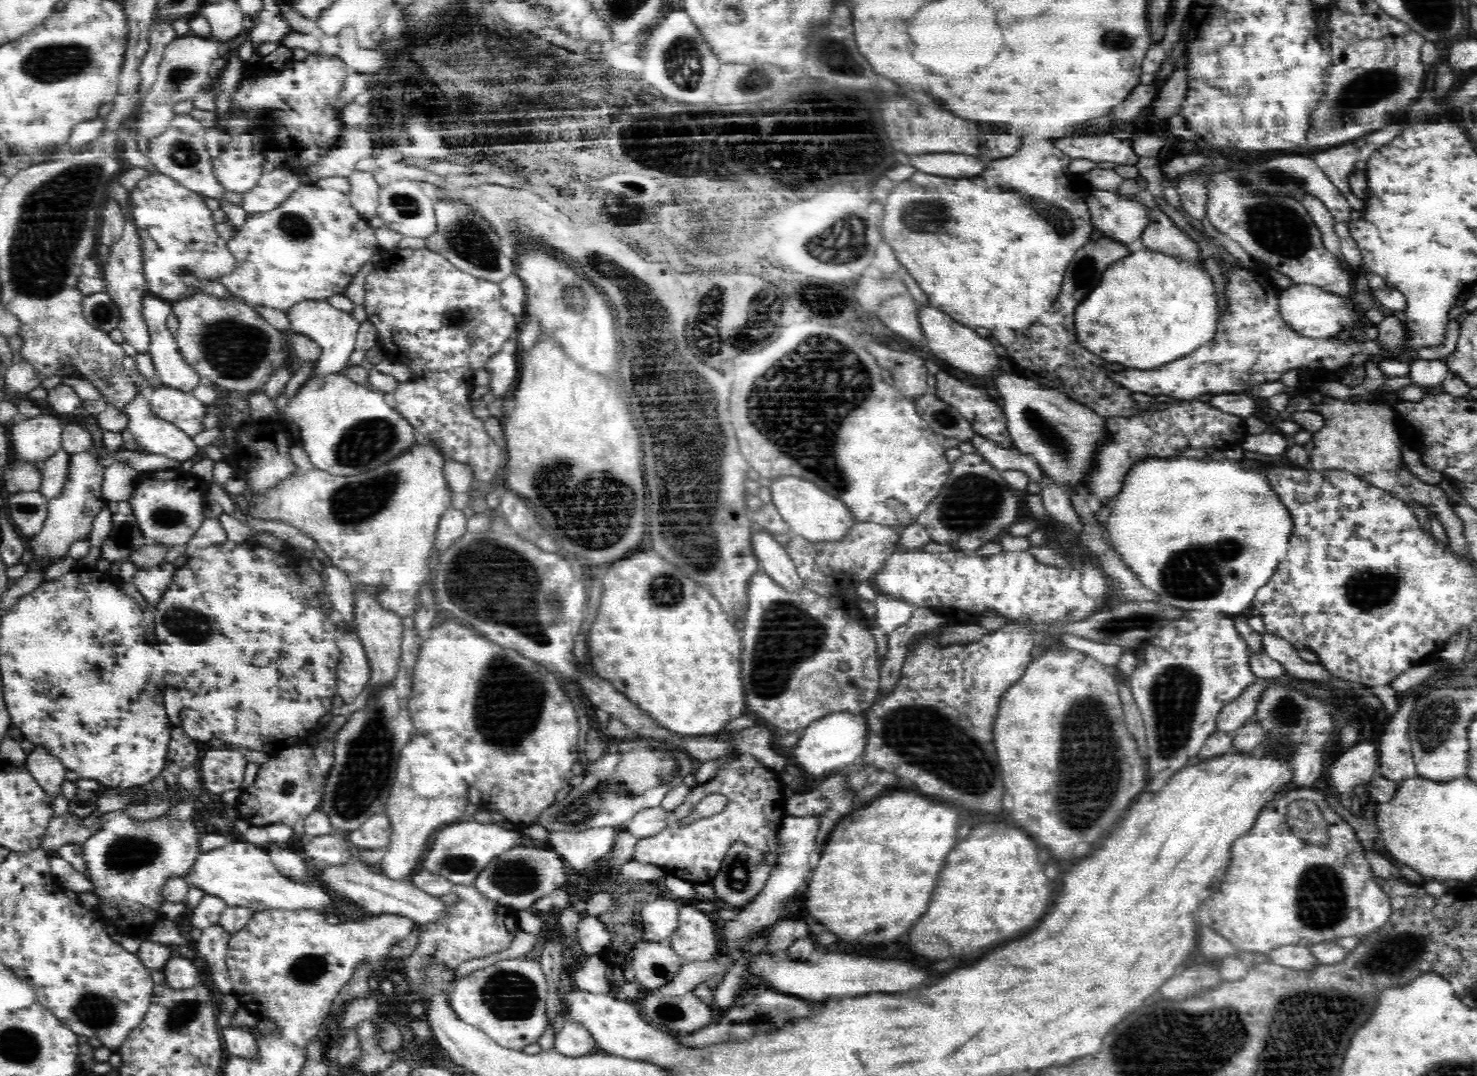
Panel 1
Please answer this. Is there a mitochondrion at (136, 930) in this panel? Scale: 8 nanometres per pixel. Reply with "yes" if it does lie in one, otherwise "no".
no

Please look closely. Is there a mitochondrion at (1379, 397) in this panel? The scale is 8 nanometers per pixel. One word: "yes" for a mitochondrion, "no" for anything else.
no

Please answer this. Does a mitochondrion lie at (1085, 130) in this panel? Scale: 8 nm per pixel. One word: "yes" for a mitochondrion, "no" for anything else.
no

